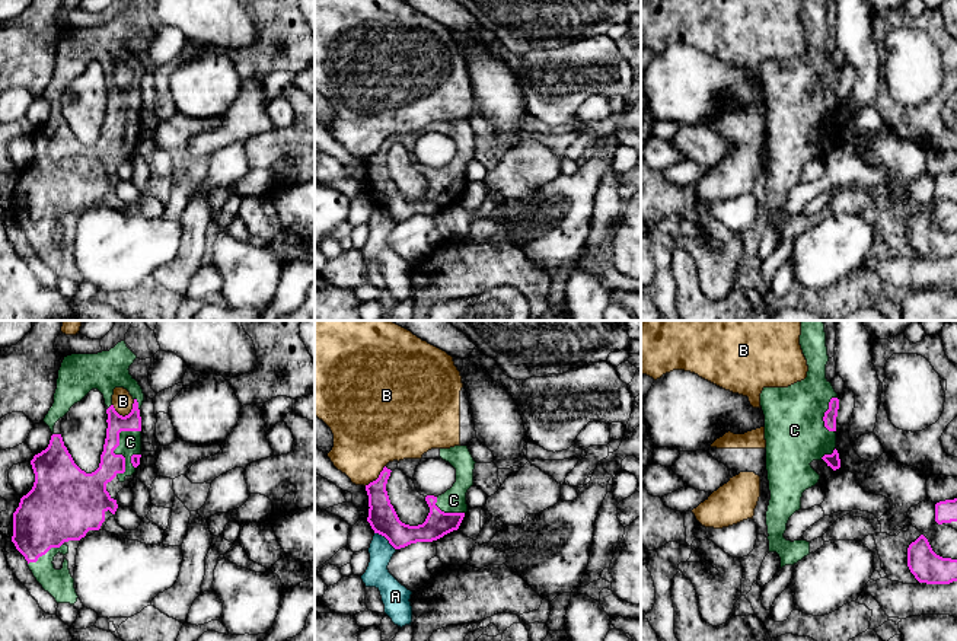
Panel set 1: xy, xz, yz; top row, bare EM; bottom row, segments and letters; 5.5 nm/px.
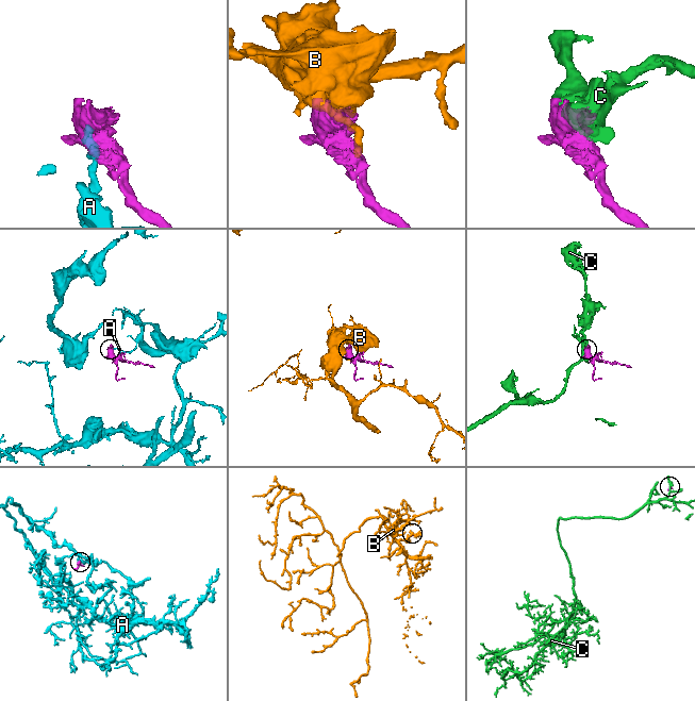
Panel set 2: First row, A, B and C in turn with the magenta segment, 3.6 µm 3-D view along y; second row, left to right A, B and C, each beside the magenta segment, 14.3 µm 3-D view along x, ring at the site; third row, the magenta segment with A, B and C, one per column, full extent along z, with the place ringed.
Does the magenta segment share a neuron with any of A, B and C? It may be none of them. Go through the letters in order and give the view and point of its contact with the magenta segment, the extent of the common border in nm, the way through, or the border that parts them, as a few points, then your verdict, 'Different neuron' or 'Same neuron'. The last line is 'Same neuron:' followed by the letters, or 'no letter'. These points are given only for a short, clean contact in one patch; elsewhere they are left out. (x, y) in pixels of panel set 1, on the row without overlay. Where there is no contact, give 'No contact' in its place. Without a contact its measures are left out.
A: Touches magenta at xz (386, 211). Shared border 160 nm. Boundary: xz (375, 206), (380, 207), (395, 223). Different neuron
B: Touches magenta at xy (128, 88). Shared border 130 nm. Different neuron
C: Touches magenta at xy (115, 121). Shared border 300 nm. Same neuron
Same neuron: C

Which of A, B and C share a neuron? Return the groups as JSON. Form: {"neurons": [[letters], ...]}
{"neurons": [["A"], ["B"], ["C"]]}

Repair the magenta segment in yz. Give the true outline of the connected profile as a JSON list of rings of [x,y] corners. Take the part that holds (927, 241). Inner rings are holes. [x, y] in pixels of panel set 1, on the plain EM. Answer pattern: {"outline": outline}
{"outline": [[[923,208],[909,219],[907,240],[919,256],[950,258],[957,255],[957,233],[937,229]]]}

